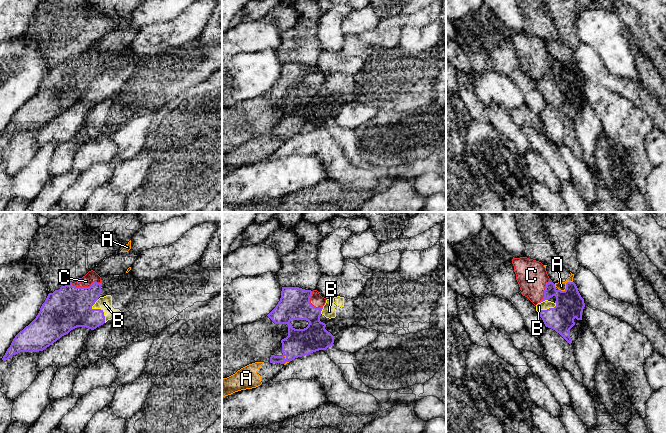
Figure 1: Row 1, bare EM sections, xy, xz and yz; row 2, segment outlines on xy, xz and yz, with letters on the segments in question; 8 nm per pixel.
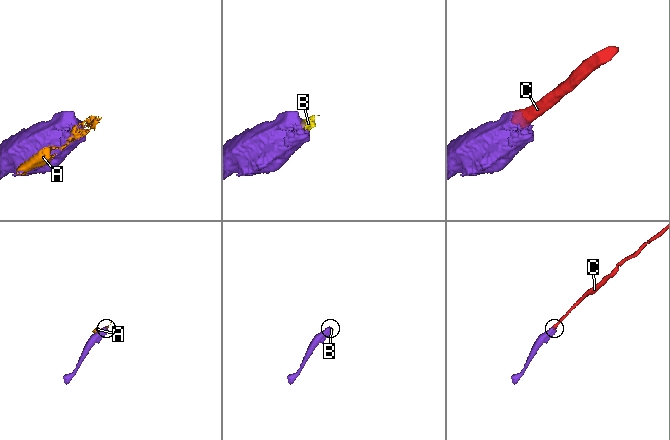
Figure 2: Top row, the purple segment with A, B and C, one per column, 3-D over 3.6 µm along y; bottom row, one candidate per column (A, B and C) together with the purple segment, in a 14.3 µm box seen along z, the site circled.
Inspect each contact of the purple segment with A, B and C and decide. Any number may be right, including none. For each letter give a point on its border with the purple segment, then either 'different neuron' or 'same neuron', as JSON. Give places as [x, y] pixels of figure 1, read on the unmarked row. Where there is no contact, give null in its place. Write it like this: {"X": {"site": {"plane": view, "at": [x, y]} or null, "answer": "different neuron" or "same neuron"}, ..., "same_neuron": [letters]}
{"A": {"site": {"plane": "yz", "at": [566, 62]}, "answer": "different neuron"}, "B": {"site": {"plane": "xy", "at": [99, 85]}, "answer": "different neuron"}, "C": {"site": {"plane": "xy", "at": [85, 63]}, "answer": "same neuron"}, "same_neuron": ["C"]}

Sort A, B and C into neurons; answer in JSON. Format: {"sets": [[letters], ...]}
{"sets": [["A"], ["B"], ["C"]]}

